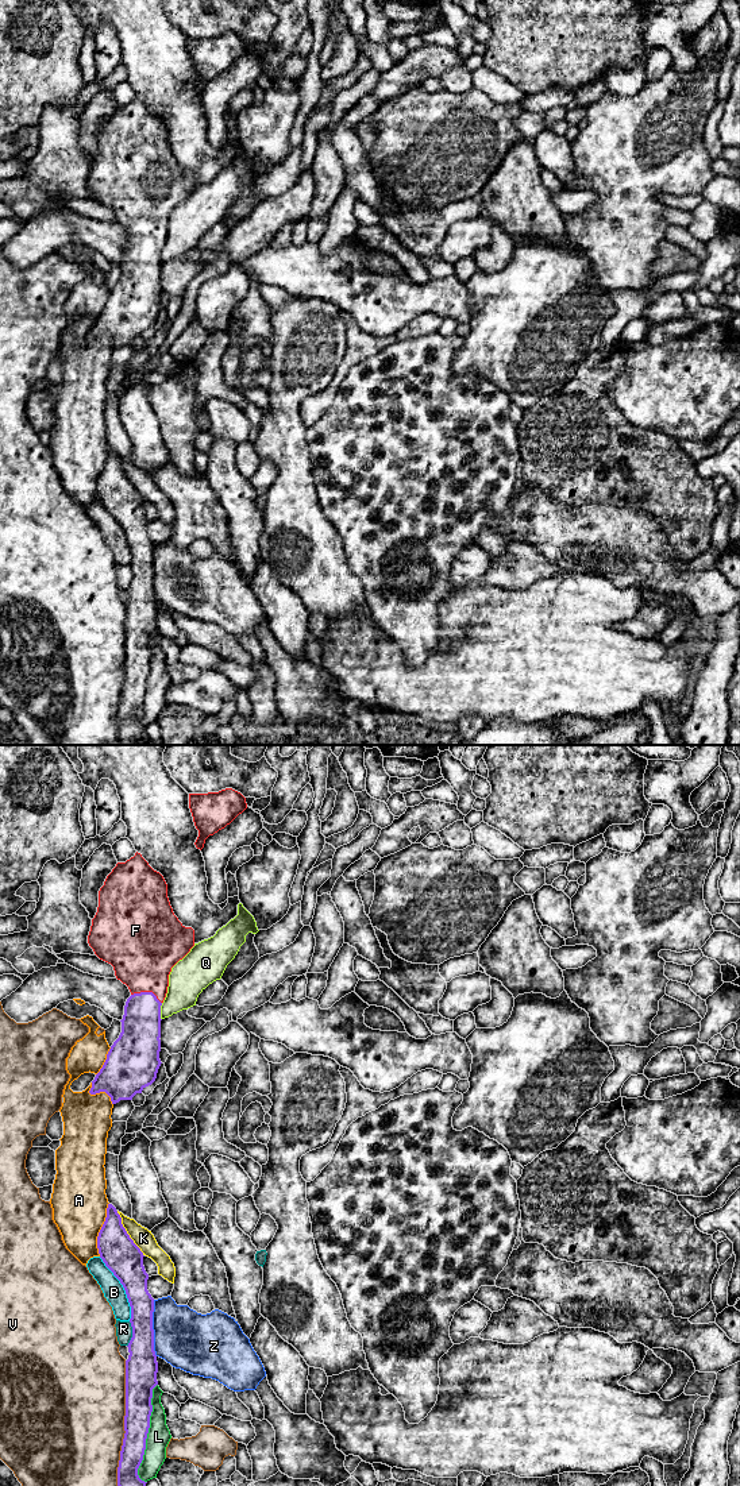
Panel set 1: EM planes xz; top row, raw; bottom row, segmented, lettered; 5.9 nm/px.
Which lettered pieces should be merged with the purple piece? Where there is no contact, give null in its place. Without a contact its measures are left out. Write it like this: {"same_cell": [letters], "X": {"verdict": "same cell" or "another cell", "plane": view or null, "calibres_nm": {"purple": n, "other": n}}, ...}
{"same_cell": ["F"], "A": {"verdict": "another cell", "plane": "xz", "calibres_nm": {"purple": 220, "other": 320}}, "B": {"verdict": "another cell", "plane": "xz", "calibres_nm": {"purple": 220, "other": 120}}, "F": {"verdict": "same cell", "plane": "xz", "calibres_nm": {"purple": 240, "other": 400}}, "K": {"verdict": "another cell", "plane": "xz", "calibres_nm": {"purple": 220, "other": 120}}, "L": {"verdict": "another cell", "plane": "xz", "calibres_nm": {"purple": 160, "other": 140}}, "Q": {"verdict": "another cell", "plane": "xz", "calibres_nm": {"purple": 260, "other": 220}}, "R": {"verdict": "another cell", "plane": "xz", "calibres_nm": {"purple": 190, "other": 100}}, "V": {"verdict": "another cell", "plane": "xz", "calibres_nm": {"purple": 170, "other": 500}}, "Z": {"verdict": "another cell", "plane": "xz", "calibres_nm": {"purple": 190, "other": 340}}}

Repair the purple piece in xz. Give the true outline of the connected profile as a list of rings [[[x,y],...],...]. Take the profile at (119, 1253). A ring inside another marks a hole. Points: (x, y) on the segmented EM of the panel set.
[[[108,1204],[105,1221],[97,1236],[97,1248],[105,1266],[123,1285],[130,1306],[132,1338],[126,1360],[124,1439],[117,1467],[117,1486],[146,1486],[138,1475],[143,1460],[153,1412],[153,1389],[158,1385],[158,1362],[154,1351],[154,1298],[147,1290],[149,1274],[143,1253]]]

